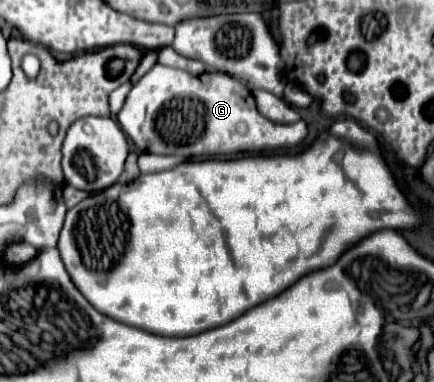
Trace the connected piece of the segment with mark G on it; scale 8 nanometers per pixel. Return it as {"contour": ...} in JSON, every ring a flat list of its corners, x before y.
{"contour":[[159,63,149,73,145,73,137,85,133,85,123,109,117,115,117,121,125,131,125,135,137,145,139,151,149,151,157,155,179,155,179,157,267,153,281,147,297,147,307,137,305,121,281,125,263,117,255,107,255,99,251,91,239,79,233,79,225,73,201,73,195,77,183,69,165,67]]}

